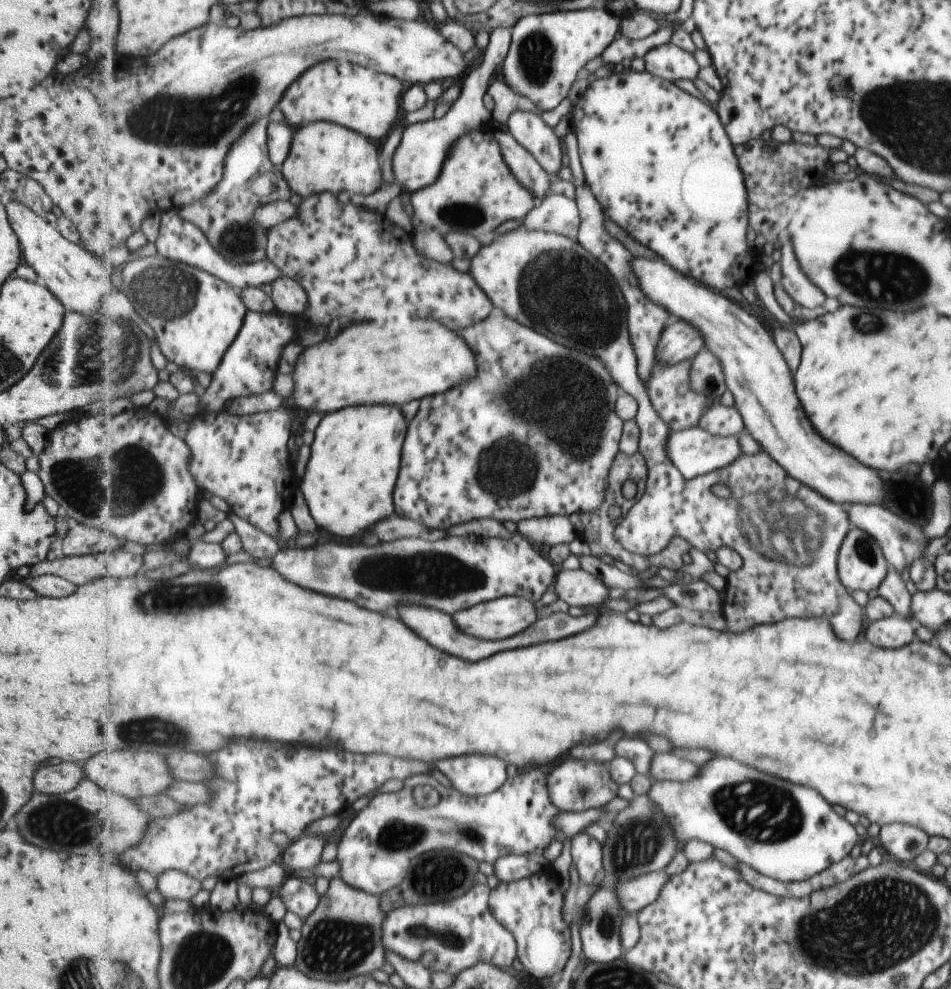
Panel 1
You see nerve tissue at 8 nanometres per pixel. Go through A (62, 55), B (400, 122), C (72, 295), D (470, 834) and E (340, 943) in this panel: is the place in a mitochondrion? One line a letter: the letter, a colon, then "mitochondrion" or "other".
A: other
B: other
C: other
D: mitochondrion
E: mitochondrion

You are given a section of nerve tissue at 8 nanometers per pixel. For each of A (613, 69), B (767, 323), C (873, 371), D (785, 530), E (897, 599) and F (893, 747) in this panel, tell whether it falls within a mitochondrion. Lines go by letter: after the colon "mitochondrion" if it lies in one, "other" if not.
A: other
B: other
C: other
D: mitochondrion
E: other
F: other

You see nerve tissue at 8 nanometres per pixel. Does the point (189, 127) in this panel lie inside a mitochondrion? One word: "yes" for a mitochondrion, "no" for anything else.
yes

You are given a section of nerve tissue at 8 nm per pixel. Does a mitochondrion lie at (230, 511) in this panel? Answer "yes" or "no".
no

